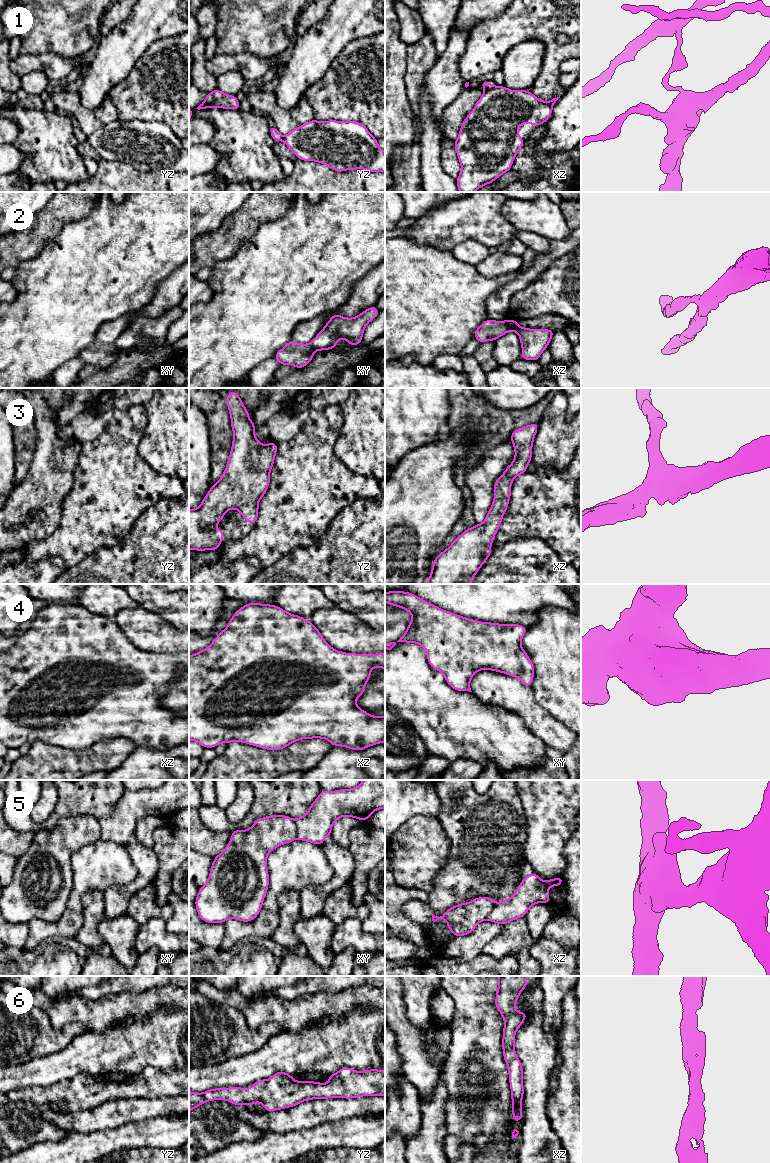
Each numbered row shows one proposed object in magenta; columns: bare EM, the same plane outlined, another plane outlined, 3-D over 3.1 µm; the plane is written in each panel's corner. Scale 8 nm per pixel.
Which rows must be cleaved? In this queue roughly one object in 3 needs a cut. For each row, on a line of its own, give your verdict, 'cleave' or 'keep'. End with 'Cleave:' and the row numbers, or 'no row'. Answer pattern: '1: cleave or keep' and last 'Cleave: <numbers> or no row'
1: cleave
2: cleave
3: keep
4: keep
5: cleave
6: keep
Cleave: 1, 2, 5

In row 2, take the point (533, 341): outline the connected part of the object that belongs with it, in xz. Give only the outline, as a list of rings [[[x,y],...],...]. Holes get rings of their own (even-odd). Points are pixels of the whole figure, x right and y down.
[[[509,319],[510,331],[516,332],[520,337],[522,347],[521,359],[538,361],[542,352],[549,346],[555,331],[550,329],[529,329],[520,327],[518,321]]]

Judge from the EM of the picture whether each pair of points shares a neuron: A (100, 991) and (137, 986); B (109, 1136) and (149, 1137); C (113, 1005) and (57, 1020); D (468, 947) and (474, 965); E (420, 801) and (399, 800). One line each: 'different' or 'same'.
A: same
B: same
C: same
D: different
E: same

